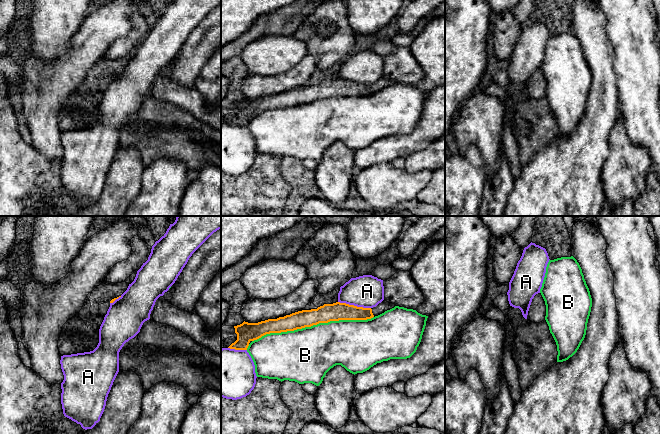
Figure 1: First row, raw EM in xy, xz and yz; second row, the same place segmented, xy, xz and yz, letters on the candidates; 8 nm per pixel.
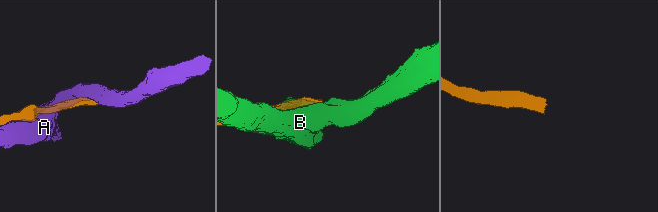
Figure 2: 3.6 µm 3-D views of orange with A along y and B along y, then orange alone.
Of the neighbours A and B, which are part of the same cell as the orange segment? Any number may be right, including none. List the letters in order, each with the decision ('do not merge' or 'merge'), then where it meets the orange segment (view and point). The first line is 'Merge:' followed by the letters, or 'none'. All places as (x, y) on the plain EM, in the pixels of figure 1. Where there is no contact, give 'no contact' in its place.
Merge: none
A: do not merge; meets orange in xz at (353, 81)
B: do not merge; meets orange in xz at (312, 101)

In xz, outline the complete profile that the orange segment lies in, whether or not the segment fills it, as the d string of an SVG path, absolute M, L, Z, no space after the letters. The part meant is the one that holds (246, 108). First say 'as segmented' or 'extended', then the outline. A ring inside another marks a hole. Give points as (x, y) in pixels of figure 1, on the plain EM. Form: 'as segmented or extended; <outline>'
extended; M383 76L376 83L363 84L346 79L324 80L317 85L302 86L277 95L268 95L258 99L243 98L234 102L237 116L228 124L247 126L251 117L270 109L294 107L311 103L319 99L339 96L367 96L394 84L396 81Z

